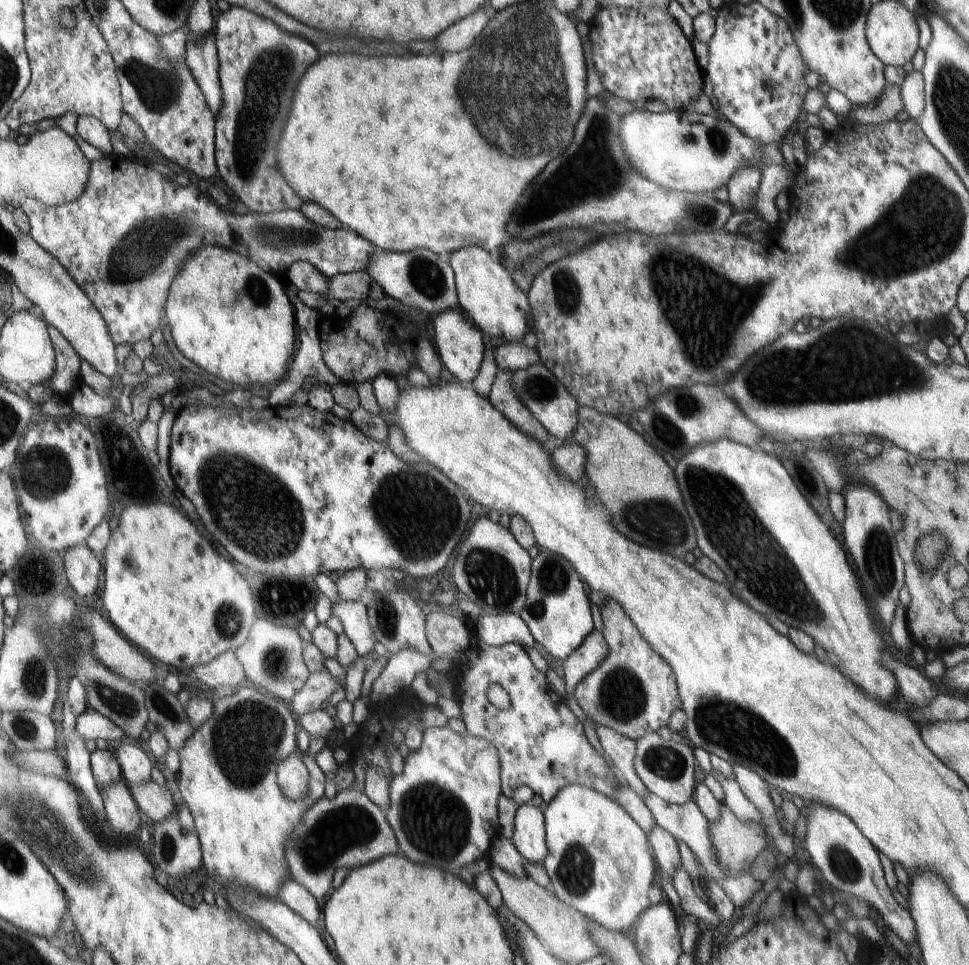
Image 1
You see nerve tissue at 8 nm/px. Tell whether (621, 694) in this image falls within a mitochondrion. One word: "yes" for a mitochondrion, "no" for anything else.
yes

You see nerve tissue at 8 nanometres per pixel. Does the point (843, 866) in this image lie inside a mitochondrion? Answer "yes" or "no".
yes

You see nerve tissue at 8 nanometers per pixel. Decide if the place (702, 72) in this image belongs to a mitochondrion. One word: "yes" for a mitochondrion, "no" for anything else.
no

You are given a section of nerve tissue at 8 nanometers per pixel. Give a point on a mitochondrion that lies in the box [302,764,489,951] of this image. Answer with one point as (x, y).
(435, 819)

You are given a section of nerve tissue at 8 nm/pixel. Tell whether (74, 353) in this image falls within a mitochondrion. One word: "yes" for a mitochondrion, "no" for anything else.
no

